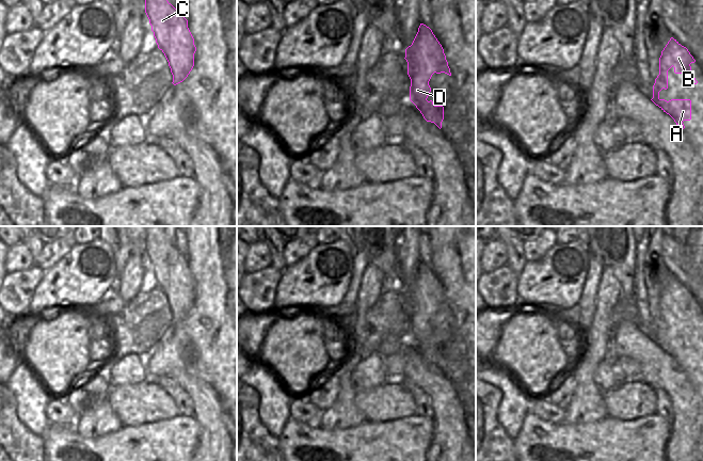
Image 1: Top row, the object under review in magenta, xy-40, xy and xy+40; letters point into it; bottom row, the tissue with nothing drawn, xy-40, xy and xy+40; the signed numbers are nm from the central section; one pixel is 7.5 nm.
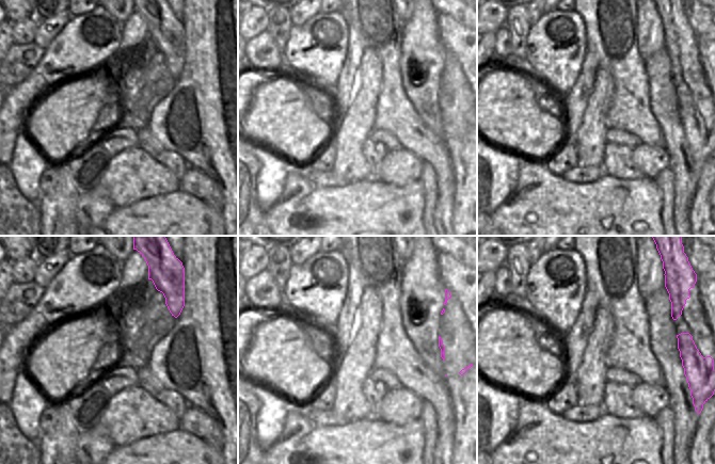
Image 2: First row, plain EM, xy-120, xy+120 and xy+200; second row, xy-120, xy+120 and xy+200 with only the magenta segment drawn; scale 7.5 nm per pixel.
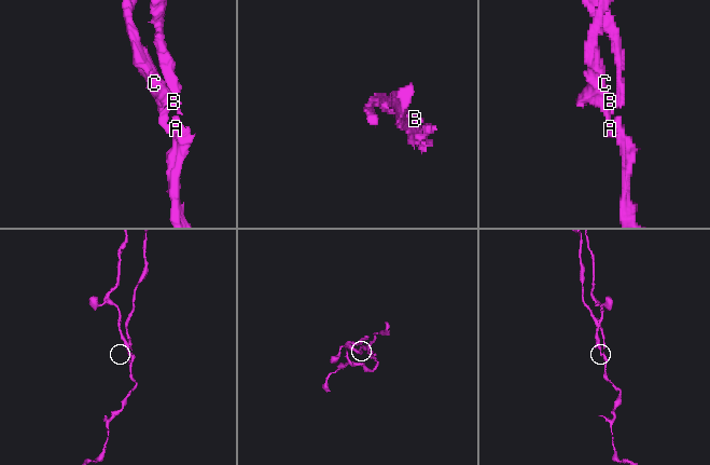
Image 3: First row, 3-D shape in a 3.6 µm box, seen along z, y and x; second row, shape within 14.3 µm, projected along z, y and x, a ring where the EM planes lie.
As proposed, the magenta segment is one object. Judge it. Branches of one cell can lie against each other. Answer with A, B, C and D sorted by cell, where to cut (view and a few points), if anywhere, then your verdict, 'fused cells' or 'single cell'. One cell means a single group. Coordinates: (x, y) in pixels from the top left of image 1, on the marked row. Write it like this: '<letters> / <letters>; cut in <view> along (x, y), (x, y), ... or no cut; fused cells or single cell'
A / B C D; cut in xy along (426, 98), (413, 102); fused cells

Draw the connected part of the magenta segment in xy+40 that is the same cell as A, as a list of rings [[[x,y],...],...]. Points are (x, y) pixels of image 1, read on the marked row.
[[[659,99],[658,101],[654,101],[654,104],[669,114],[682,129],[685,128],[683,122],[691,120],[690,99],[671,99],[669,101]]]

